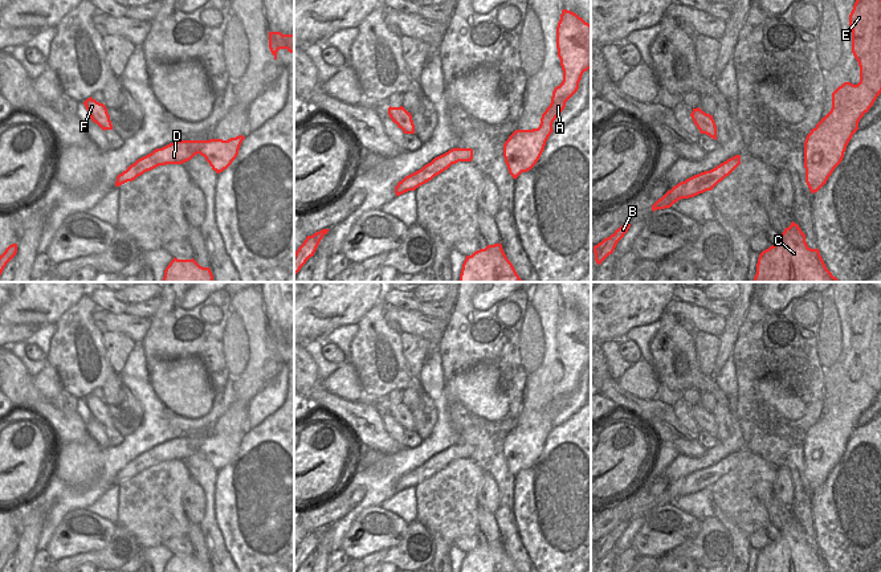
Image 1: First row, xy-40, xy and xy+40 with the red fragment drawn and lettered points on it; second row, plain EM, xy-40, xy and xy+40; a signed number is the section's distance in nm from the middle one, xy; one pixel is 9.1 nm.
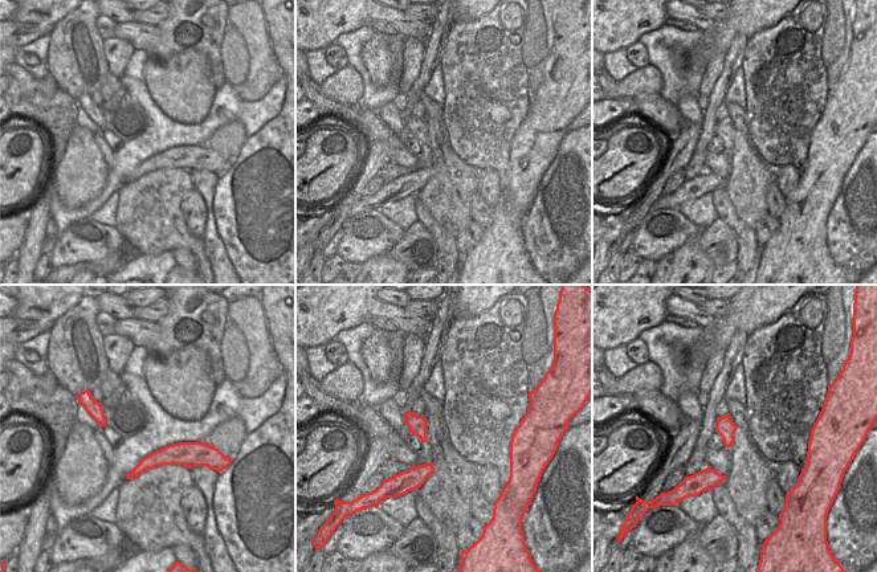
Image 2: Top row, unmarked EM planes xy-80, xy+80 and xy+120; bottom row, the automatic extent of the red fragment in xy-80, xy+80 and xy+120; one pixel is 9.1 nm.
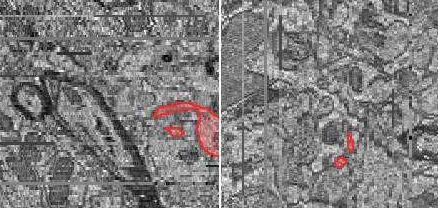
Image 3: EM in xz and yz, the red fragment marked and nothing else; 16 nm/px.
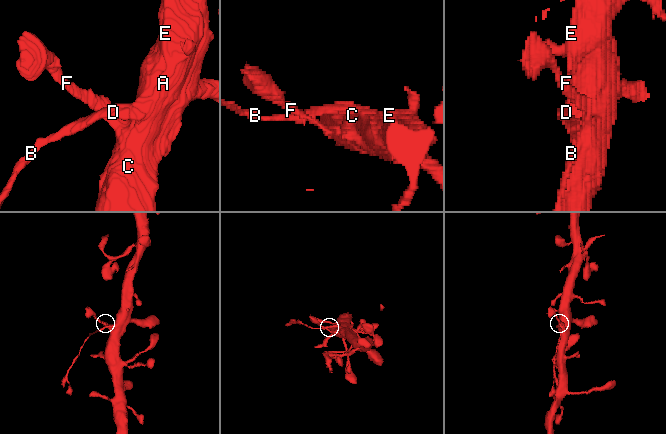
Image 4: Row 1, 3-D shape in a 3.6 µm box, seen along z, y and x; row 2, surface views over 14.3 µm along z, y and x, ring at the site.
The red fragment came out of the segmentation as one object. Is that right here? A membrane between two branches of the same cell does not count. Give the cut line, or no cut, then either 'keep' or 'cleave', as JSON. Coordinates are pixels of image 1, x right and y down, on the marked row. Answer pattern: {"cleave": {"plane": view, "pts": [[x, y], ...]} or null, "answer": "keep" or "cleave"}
{"cleave": {"plane": "xy-40", "pts": [[133, 164], [150, 170]]}, "answer": "cleave"}

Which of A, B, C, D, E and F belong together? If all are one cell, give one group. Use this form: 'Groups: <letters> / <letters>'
Groups: A C D E F / B.

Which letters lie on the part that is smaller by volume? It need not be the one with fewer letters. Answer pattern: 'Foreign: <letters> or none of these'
Foreign: B.

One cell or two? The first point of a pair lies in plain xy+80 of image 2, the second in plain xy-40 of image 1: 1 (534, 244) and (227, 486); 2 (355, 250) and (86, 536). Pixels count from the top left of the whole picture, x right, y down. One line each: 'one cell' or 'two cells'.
1: one cell
2: one cell

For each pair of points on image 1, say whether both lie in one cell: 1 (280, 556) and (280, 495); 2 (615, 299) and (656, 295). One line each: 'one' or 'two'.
1: one
2: one

